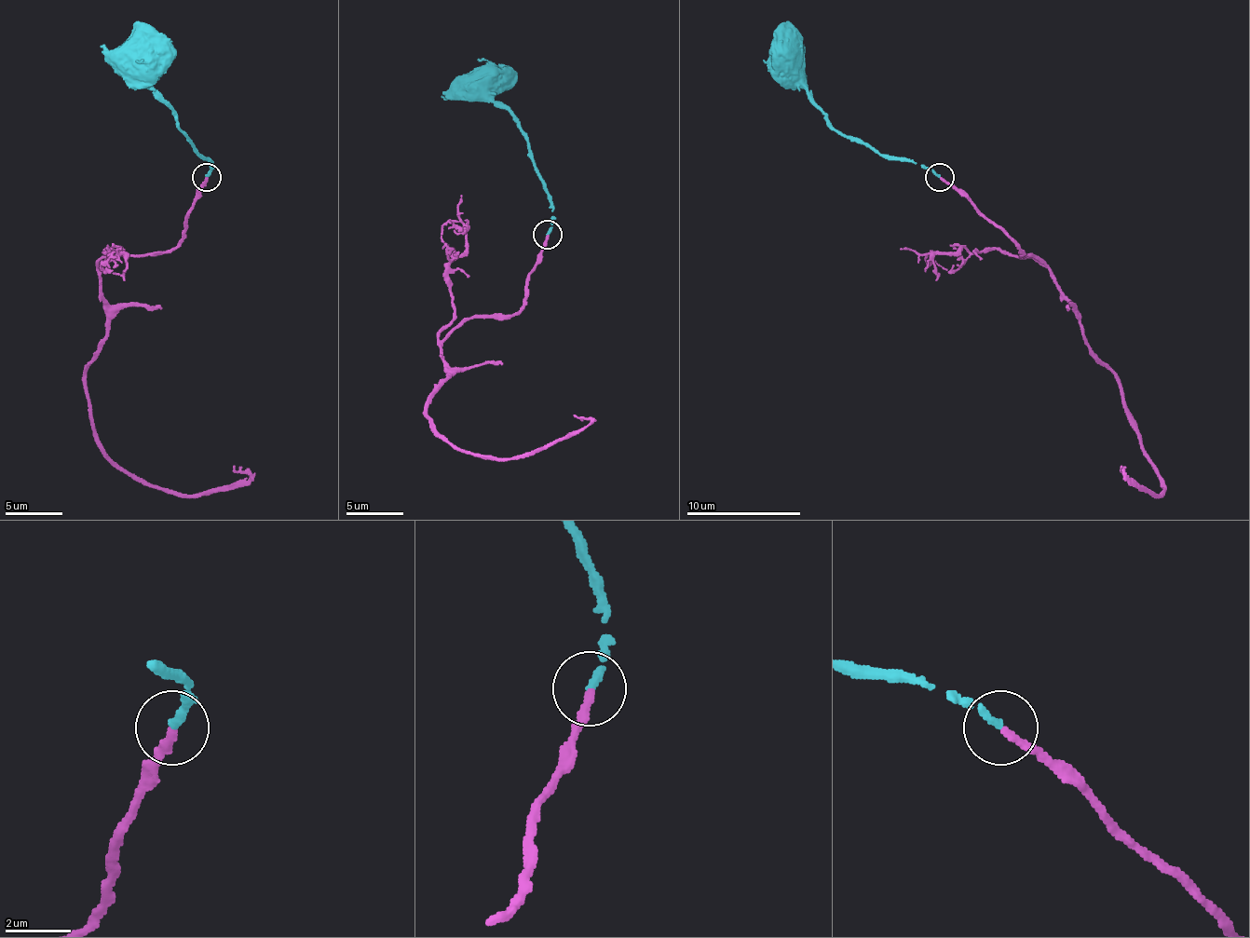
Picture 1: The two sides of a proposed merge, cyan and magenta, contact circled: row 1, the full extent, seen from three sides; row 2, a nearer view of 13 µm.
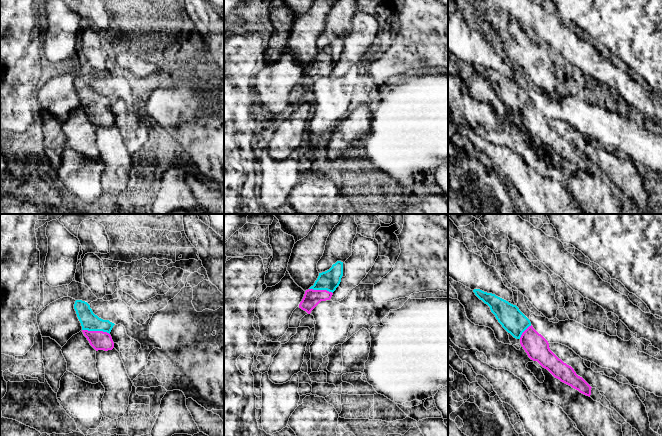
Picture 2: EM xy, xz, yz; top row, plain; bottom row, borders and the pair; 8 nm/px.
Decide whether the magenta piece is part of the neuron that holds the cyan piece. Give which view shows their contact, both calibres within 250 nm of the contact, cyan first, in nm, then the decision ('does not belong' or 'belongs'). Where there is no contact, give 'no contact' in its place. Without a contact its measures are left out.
meets cyan in xy; 150 nm thick on the cyan side, 160 nm on the other; belongs

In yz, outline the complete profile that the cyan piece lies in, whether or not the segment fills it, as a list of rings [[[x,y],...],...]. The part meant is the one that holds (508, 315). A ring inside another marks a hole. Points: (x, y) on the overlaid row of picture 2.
[[[474,289],[473,292],[490,307],[502,327],[520,340],[521,346],[531,360],[537,361],[561,382],[590,397],[592,387],[550,350],[548,341],[533,328],[530,320],[516,305],[480,289]]]

